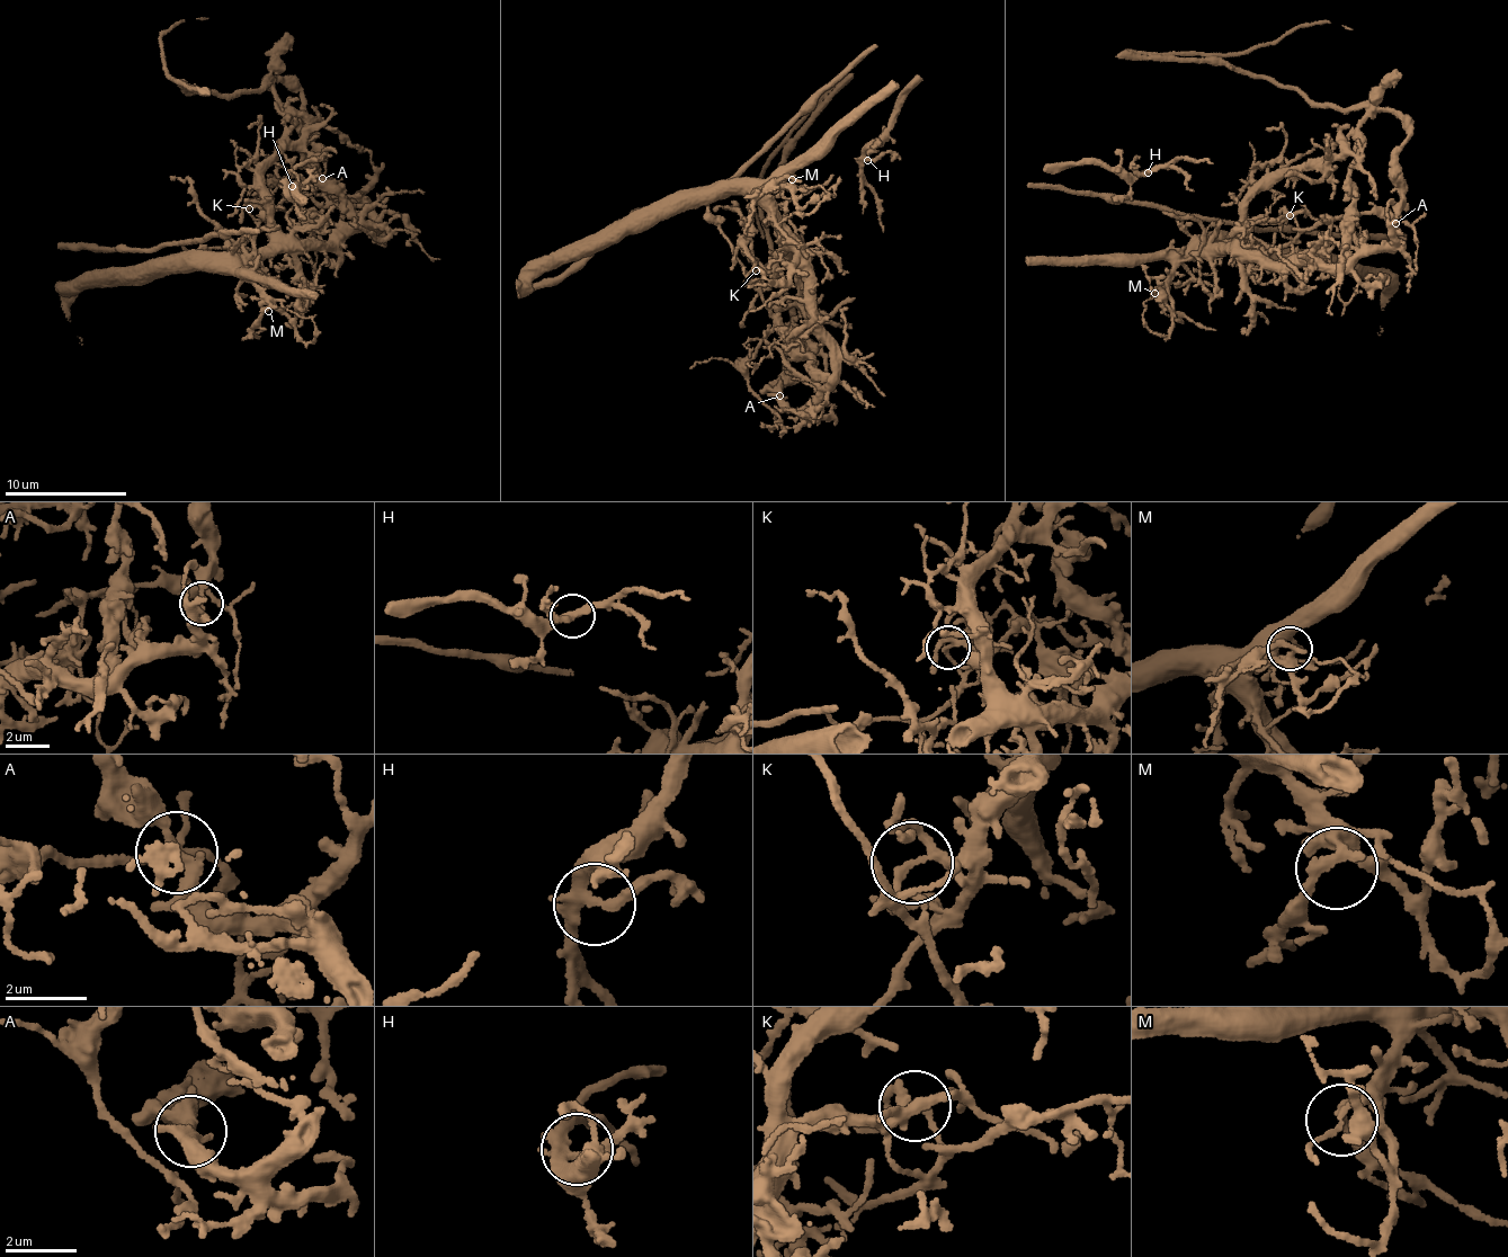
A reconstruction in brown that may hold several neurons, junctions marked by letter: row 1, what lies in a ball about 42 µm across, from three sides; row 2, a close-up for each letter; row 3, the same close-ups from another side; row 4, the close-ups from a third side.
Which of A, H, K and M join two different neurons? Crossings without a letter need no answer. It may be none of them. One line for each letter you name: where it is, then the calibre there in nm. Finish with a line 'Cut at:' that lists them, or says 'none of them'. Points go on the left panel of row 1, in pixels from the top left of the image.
A: (322, 178) | 240 nm
K: (249, 208) | 180 nm
Cut at: A, K

